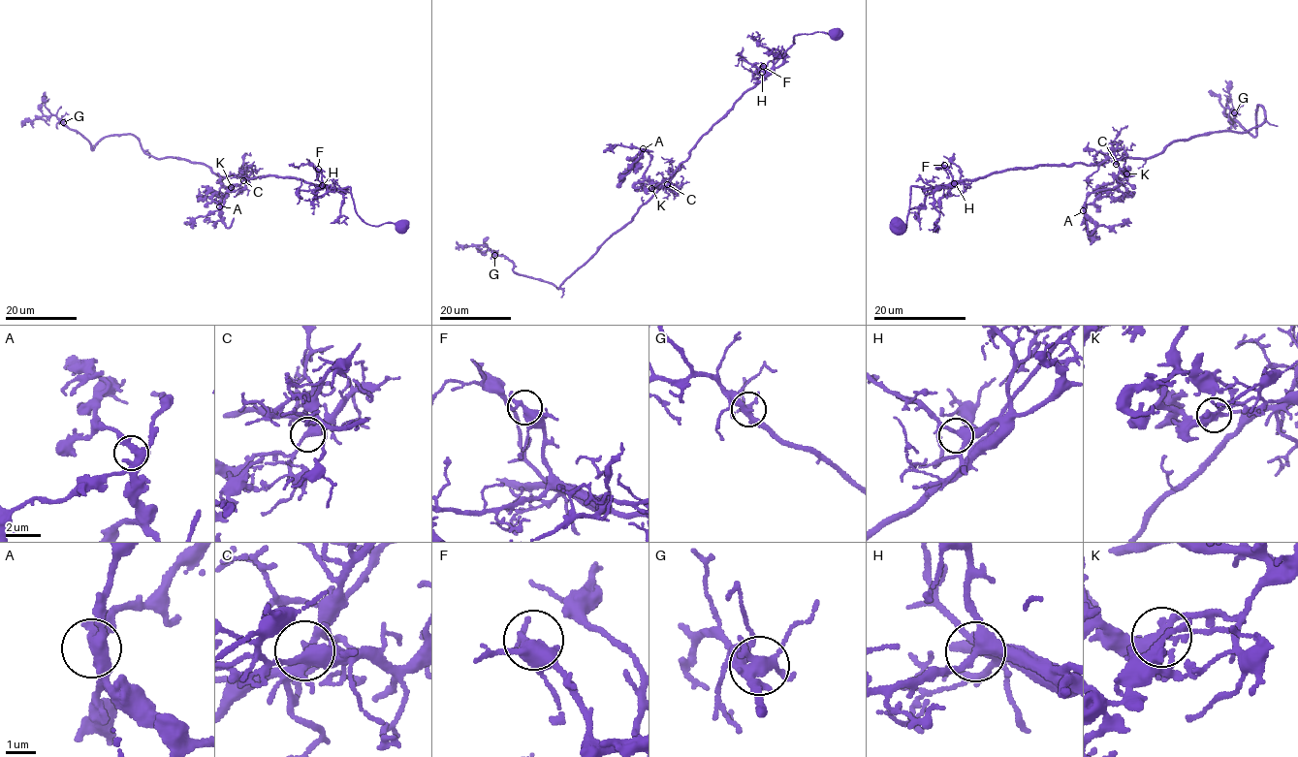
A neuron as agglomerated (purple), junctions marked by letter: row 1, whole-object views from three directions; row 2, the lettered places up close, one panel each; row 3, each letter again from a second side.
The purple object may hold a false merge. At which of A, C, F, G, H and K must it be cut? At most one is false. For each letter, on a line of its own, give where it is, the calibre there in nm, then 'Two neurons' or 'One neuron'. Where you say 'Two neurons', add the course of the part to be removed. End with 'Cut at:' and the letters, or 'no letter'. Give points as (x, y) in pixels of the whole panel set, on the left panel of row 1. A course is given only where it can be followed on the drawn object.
A: Place: (219, 206). Thickness 360 nm. One neuron
C: Place: (243, 180). Thickness 320 nm. One neuron
F: Place: (318, 169). Thickness 360 nm. One neuron
G: Place: (63, 122). Thickness 320 nm. One neuron
H: Place: (322, 185). Thickness 360 nm. One neuron
K: Place: (231, 187). Thickness 360 nm. Two neurons. Course of the part to remove: (231, 187), (222, 186), (219, 191), (227, 196), (220, 205), (208, 197), (200, 198), (199, 188)
Cut at: K

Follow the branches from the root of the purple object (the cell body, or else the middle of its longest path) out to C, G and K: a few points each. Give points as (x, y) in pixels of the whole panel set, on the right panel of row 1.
C: (900, 226), (904, 232), (912, 186), (933, 188), (1047, 164), (1096, 165), (1110, 158), (1116, 159), (1116, 164)
G: (900, 226), (912, 186), (1150, 159), (1265, 119), (1259, 105), (1252, 137), (1234, 112)
K: (900, 226), (904, 232), (912, 186), (933, 188), (1047, 164), (1096, 165), (1110, 158), (1117, 160), (1125, 173)

